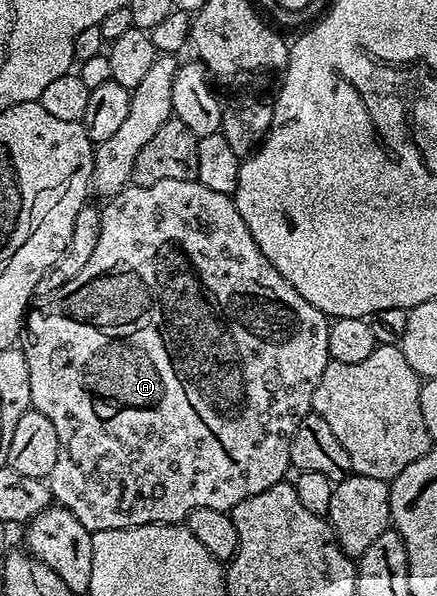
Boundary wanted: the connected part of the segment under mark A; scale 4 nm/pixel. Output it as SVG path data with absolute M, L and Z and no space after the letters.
M157 181L157 185L148 187L128 185L116 195L108 198L105 204L107 204L107 208L104 209L103 216L97 219L98 235L89 261L82 266L81 271L71 281L61 285L61 289L51 292L49 298L44 302L48 303L35 316L32 314L25 323L25 339L27 335L25 354L29 365L31 407L45 413L45 417L49 417L49 421L53 421L53 429L57 429L57 441L59 442L57 465L53 465L50 475L45 480L47 486L51 488L51 498L58 506L69 509L69 513L73 513L73 517L77 517L77 521L81 521L81 525L85 525L85 529L92 533L105 529L129 529L150 523L182 524L186 520L187 514L193 509L217 509L229 513L241 501L284 482L286 475L283 474L291 467L291 438L297 425L311 411L313 389L317 389L317 381L321 381L321 373L325 373L331 359L329 353L331 323L328 316L323 315L321 309L317 309L317 305L309 305L309 301L305 301L305 297L301 297L301 293L297 293L297 289L293 289L293 285L289 285L289 281L285 281L285 277L281 277L281 273L277 273L277 269L269 261L269 257L265 257L265 253L261 253L257 241L253 241L253 233L249 233L249 225L245 225L245 221L241 221L241 213L237 213L237 205L232 196L213 193L213 189L205 189L205 185L201 185L198 181Z

